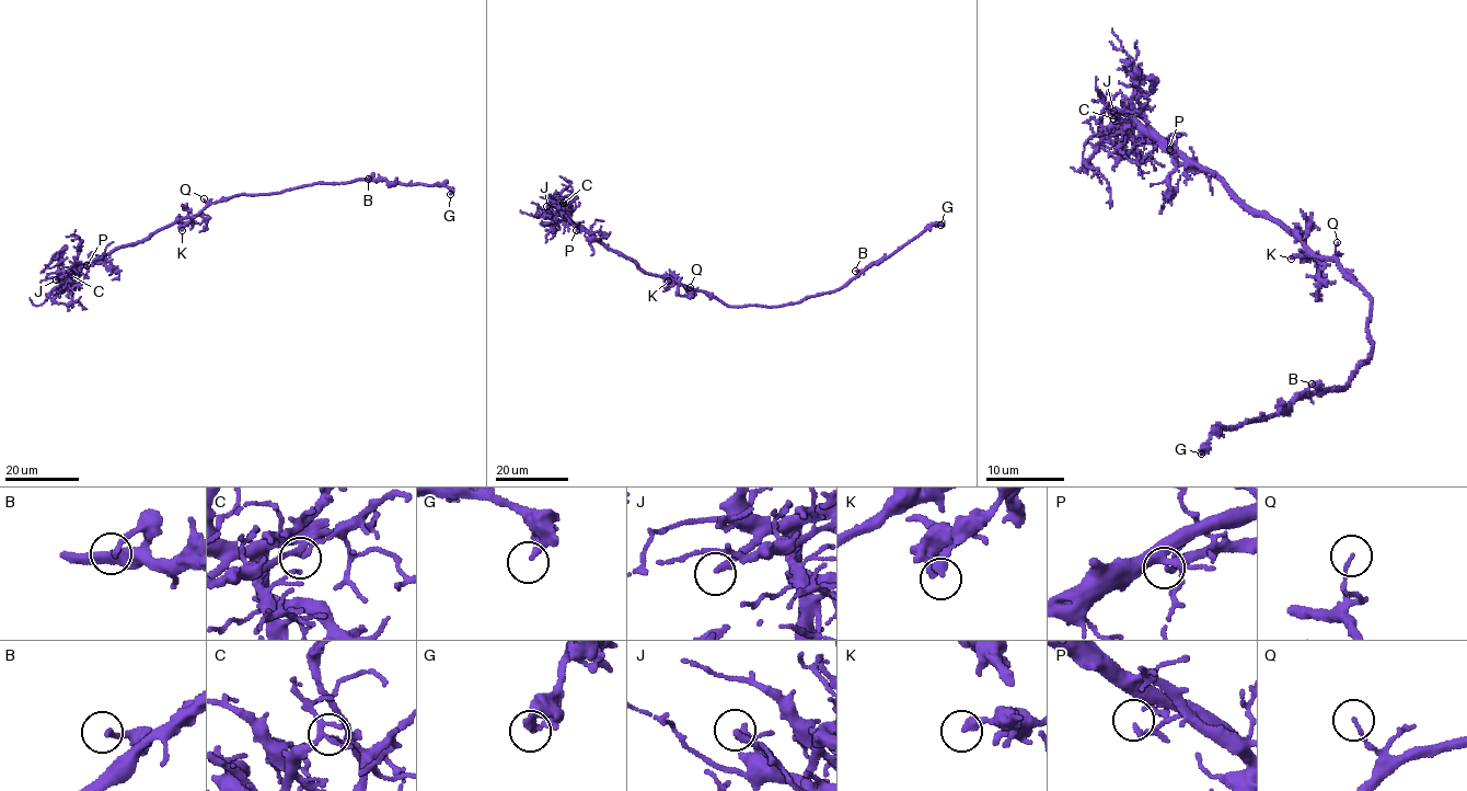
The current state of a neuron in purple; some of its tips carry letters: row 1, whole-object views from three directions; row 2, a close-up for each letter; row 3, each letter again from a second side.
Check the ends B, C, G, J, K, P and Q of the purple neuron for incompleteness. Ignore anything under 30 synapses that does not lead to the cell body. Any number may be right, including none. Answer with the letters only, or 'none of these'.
J

